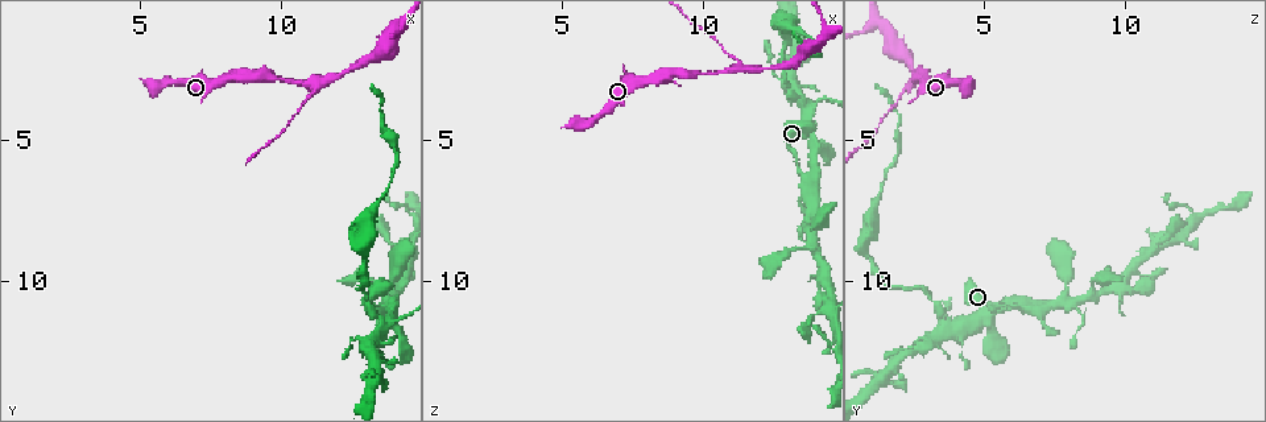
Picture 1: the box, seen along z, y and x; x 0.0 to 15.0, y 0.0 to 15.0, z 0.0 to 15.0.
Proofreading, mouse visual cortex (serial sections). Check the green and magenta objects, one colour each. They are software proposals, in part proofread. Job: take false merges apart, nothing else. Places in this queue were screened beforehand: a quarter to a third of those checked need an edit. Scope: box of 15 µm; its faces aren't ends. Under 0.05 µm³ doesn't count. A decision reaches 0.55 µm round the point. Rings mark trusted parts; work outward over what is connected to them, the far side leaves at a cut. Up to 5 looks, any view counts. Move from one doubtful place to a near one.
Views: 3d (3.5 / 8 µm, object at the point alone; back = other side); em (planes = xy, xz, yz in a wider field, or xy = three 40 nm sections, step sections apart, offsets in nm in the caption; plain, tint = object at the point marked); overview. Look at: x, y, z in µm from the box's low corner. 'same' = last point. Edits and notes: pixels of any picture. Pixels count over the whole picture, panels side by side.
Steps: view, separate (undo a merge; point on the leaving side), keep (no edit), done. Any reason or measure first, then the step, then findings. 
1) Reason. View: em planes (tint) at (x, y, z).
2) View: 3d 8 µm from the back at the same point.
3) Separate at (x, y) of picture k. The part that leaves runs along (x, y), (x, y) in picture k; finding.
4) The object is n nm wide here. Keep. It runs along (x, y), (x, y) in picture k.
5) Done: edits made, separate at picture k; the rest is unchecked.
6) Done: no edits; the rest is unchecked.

Abrupt turn. View: 3d 3.5 µm at (13.7, 11.0, 6.3).

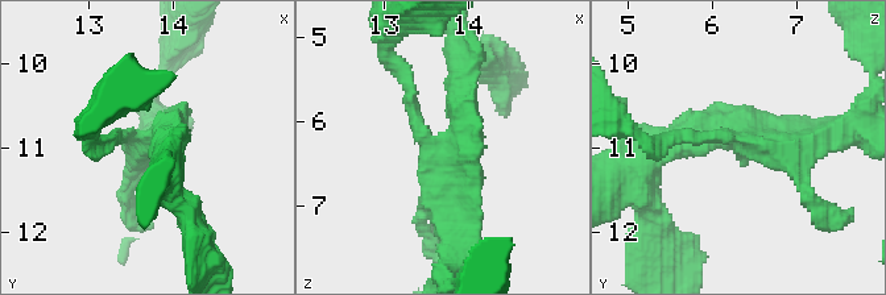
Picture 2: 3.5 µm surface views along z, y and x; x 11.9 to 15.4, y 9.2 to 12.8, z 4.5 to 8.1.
View: em xy step 3 (tint) at (13.70, 10.95, 6.35).

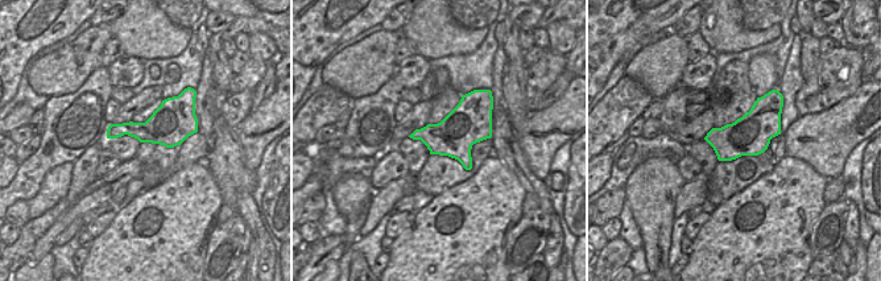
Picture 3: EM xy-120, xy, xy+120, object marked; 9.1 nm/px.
Keep. It runs along (111, 140), (168, 132), (164, 144) in picture 2; one cell here.

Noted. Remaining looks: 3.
A narrow waist. View: 3d 3.5 µm at (13.0, 10.6, 3.2).

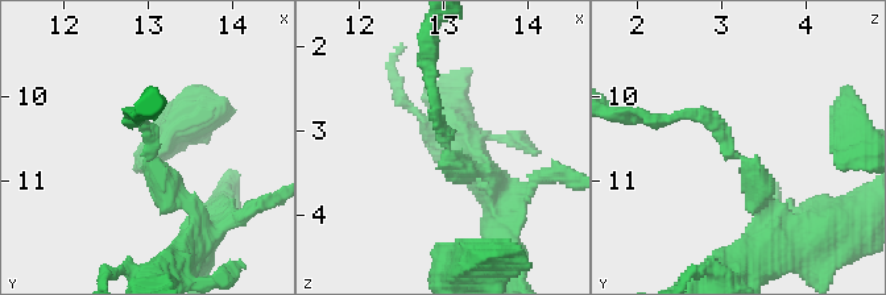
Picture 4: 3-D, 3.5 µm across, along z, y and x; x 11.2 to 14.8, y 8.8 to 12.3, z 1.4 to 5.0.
Shape alone is not enough. View: em xy step 2 (tint) at (13.05, 10.65, 3.15).

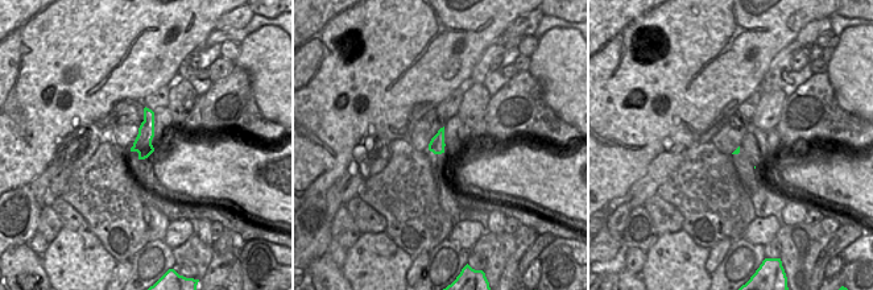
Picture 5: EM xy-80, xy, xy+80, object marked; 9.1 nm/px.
The object is 150 nm wide here. Separate at (711, 125) of picture 4. The part that leaves runs along (740, 158), (703, 113), (634, 113) in picture 4; a second cell is stuck on.

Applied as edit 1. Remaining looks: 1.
Done: edits made, separate at picture 4; the rest is unchecked.

